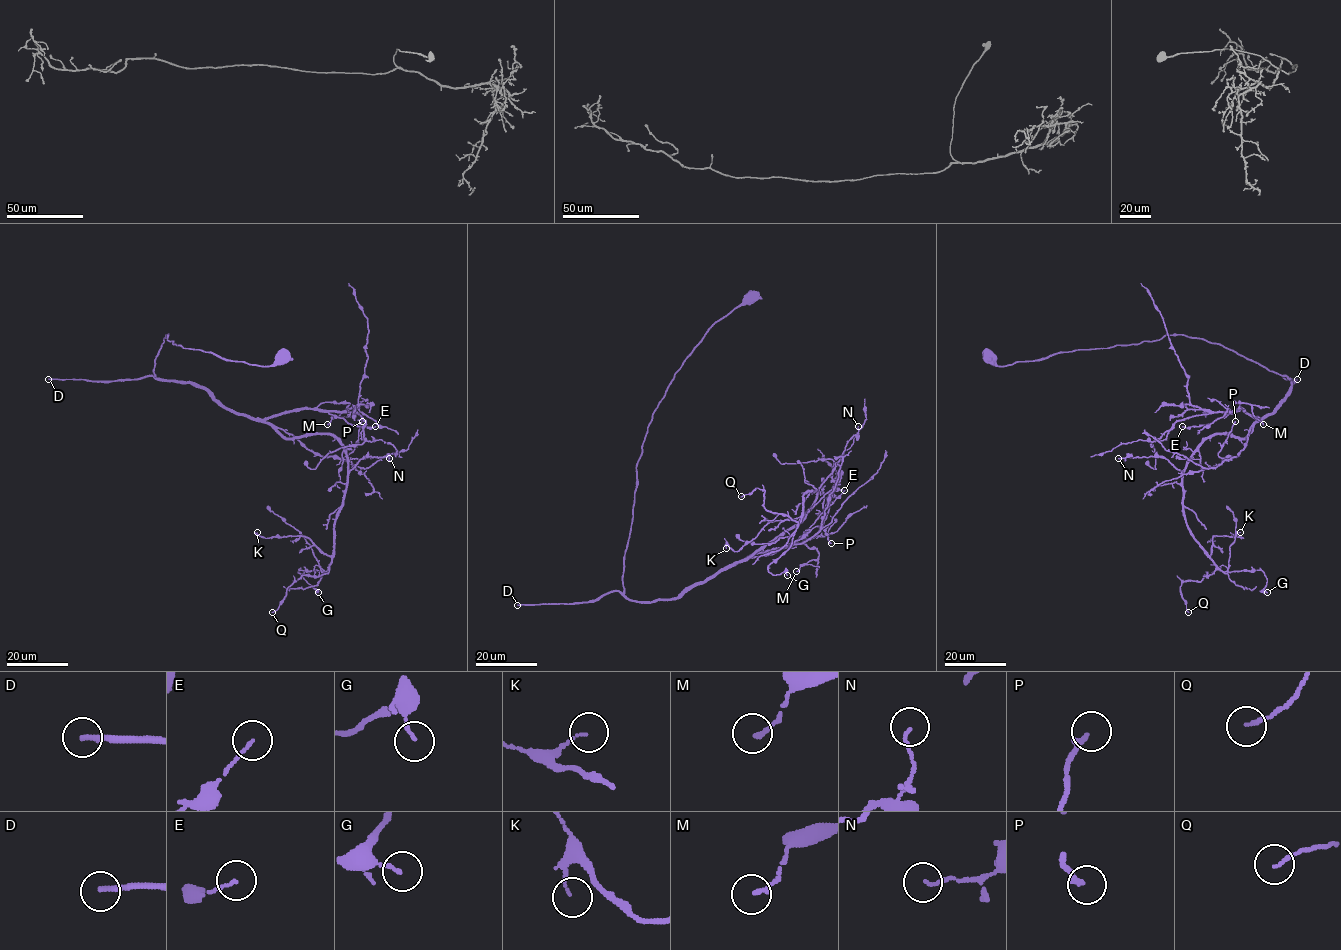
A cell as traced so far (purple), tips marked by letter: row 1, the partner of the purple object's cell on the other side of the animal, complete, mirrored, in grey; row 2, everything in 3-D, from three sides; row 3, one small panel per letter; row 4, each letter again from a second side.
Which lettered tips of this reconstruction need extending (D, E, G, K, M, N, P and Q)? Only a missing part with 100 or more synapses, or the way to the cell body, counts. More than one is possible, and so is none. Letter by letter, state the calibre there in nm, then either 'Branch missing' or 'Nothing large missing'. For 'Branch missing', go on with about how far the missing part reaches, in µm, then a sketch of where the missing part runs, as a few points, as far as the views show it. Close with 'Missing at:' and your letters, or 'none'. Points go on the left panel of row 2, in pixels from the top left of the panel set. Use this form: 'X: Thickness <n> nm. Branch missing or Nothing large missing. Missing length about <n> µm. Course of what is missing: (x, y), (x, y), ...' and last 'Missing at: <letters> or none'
D: Thickness 180 nm. Branch missing. Missing length about 250 µm
E: Thickness 100 nm. Nothing large missing
G: Thickness 110 nm. Nothing large missing
K: Thickness 80 nm. Nothing large missing
M: Thickness 150 nm. Nothing large missing
N: Thickness 100 nm. Nothing large missing
P: Thickness 200 nm. Nothing large missing
Q: Thickness 130 nm. Nothing large missing
Missing at: D

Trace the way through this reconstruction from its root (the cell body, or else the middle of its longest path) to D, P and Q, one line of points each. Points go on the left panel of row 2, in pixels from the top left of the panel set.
D: (283, 357), (269, 366), (226, 360), (174, 344), (167, 334), (155, 359), (154, 376), (48, 379)
P: (283, 357), (269, 366), (226, 360), (167, 334), (153, 372), (200, 385), (324, 457), (348, 455), (362, 421)
Q: (283, 357), (226, 360), (167, 334), (153, 369), (286, 438), (343, 448), (329, 571), (302, 575), (272, 612)

